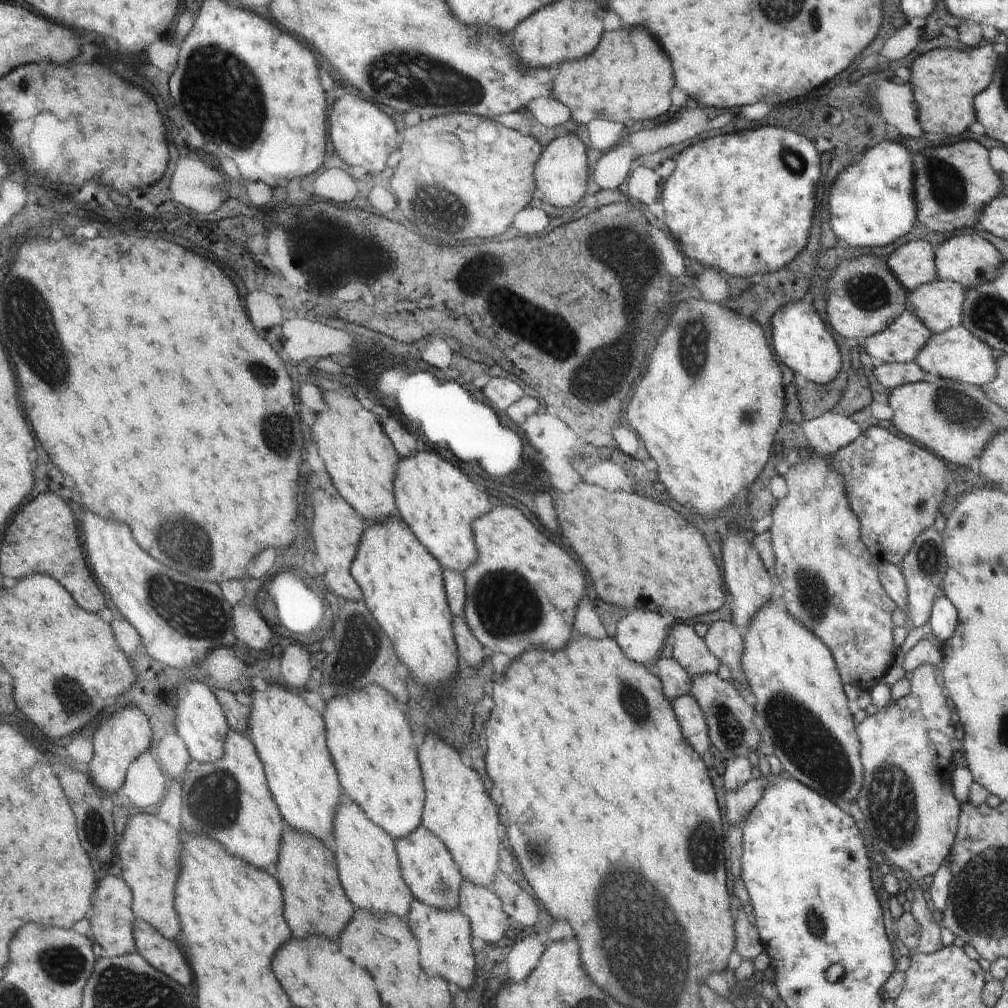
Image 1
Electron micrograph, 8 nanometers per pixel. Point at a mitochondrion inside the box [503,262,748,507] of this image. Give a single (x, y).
(695, 333)

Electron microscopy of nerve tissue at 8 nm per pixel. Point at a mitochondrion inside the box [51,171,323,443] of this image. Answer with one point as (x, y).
(262, 374)

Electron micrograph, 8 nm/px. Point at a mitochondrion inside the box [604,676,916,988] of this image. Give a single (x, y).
(804, 739)

